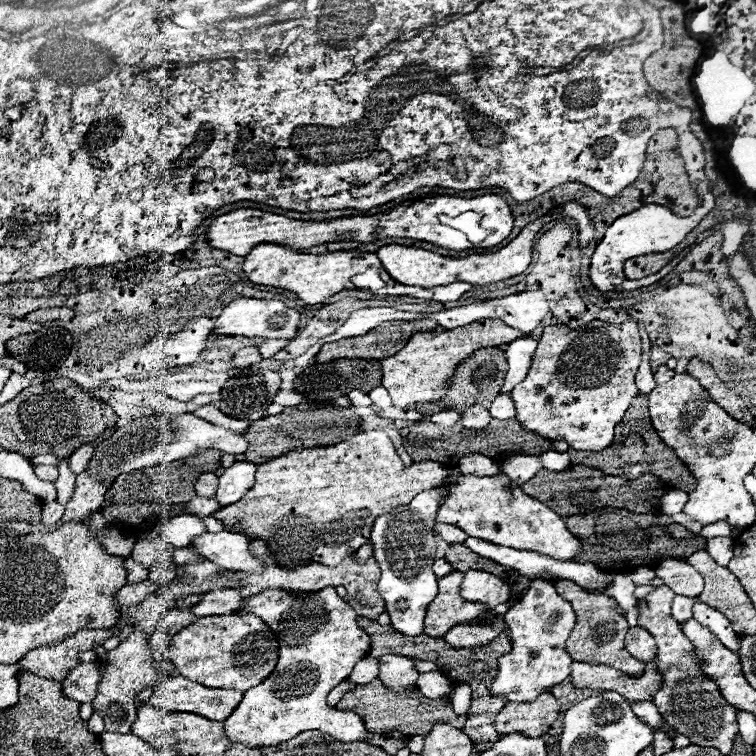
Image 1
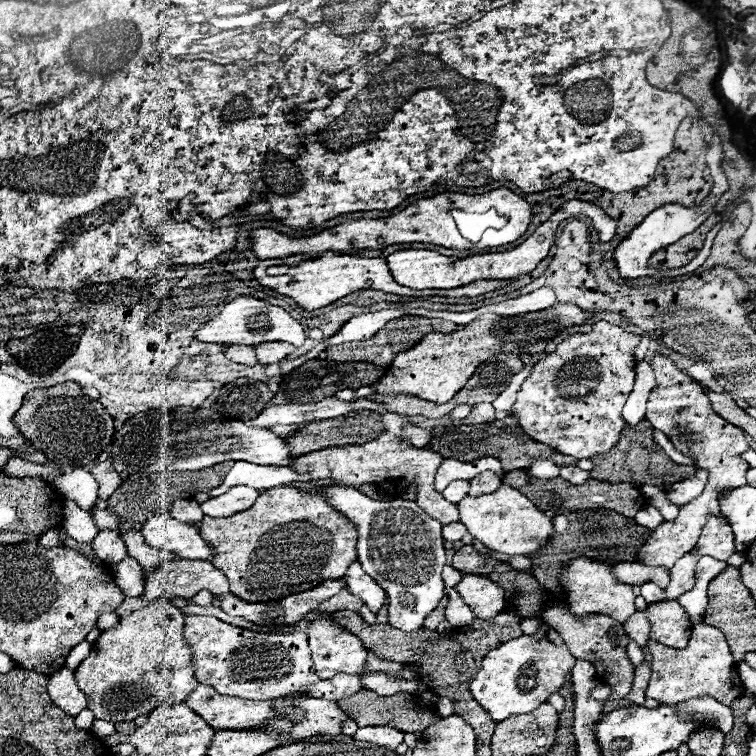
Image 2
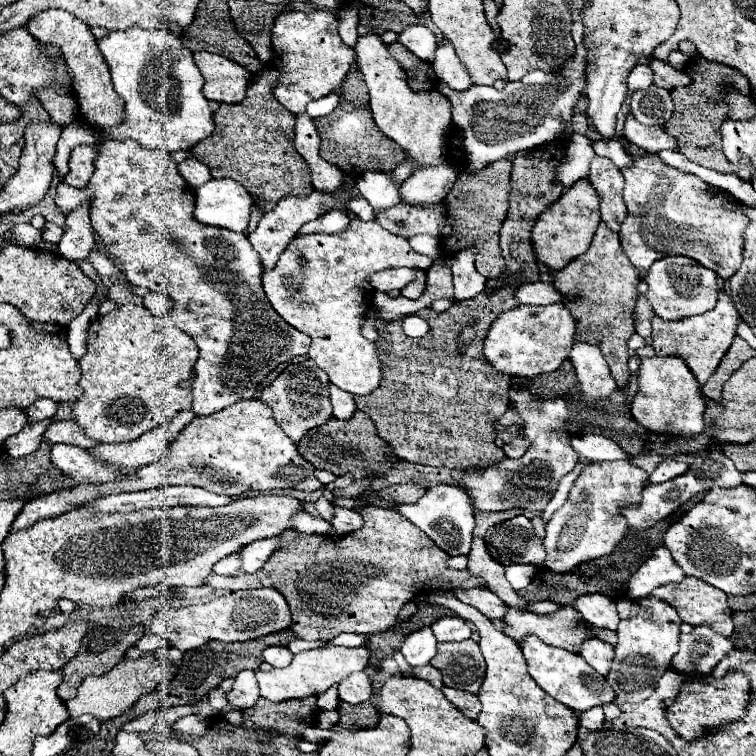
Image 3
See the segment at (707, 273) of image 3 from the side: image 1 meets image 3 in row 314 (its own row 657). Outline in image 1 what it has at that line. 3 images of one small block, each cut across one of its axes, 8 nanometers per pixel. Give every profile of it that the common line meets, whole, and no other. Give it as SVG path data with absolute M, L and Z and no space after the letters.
M658 586L646 598L642 598L638 606L640 610L638 626L648 630L656 638L658 668L664 678L664 688L654 696L652 702L658 706L658 712L662 714L666 724L676 732L684 734L686 738L690 738L692 744L712 746L712 748L718 748L722 754L730 754L734 736L738 734L736 708L730 706L722 698L716 684L702 674L702 668L694 658L694 646L682 634L680 624L674 622L674 618L670 616L672 598L674 598L674 592L670 588Z

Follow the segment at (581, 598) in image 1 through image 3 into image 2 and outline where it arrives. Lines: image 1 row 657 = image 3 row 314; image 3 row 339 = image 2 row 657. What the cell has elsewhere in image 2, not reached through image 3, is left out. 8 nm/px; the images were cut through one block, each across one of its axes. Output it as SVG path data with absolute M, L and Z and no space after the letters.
M552 602L550 606L546 606L546 610L542 612L542 620L546 624L554 626L562 634L562 638L574 658L582 658L582 660L588 660L590 664L594 664L598 680L602 684L610 684L614 688L610 700L624 698L632 690L634 666L626 654L628 636L618 620L614 620L606 614L576 616L576 614L572 614L572 610L564 602Z

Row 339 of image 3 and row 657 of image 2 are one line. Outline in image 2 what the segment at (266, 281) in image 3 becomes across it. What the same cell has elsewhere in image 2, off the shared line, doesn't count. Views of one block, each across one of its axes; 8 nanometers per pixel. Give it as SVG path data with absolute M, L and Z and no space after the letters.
M330 612L316 614L310 620L310 624L306 626L306 630L308 630L308 644L312 650L312 662L314 662L312 668L318 678L332 678L338 672L358 674L360 670L364 670L364 658L366 658L364 644L360 642L360 638L356 634L340 628L340 624L336 624L332 620Z

